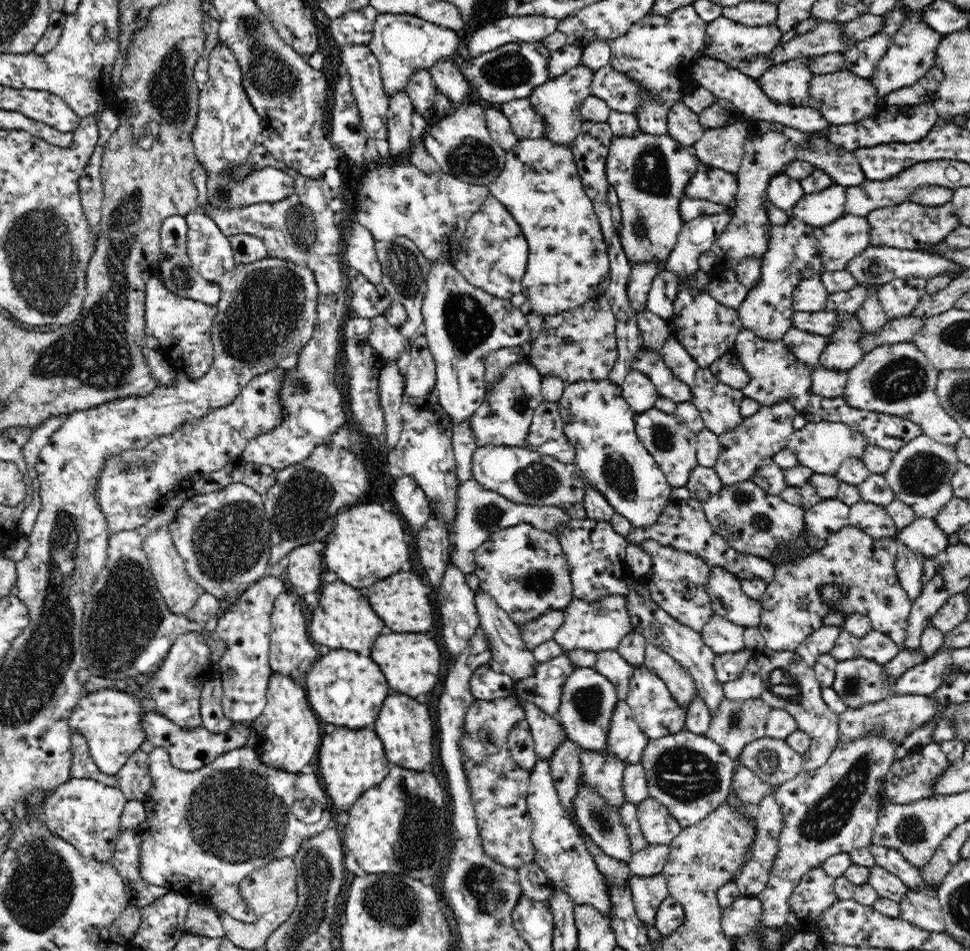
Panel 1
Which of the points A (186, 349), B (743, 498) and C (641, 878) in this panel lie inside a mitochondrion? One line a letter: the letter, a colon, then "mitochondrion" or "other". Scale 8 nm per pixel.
A: other
B: mitochondrion
C: other

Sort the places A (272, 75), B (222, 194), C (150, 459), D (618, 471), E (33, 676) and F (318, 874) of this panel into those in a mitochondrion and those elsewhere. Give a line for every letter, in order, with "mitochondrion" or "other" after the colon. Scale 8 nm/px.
A: mitochondrion
B: mitochondrion
C: mitochondrion
D: mitochondrion
E: mitochondrion
F: mitochondrion

